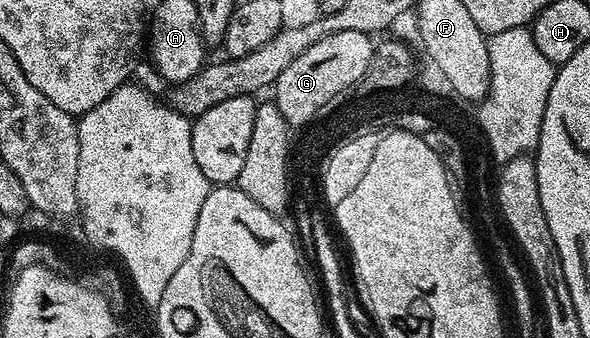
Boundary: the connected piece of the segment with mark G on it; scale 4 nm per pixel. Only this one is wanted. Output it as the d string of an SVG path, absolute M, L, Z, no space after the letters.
M357 31L330 33L330 37L322 37L318 45L310 45L298 61L290 61L286 69L275 81L274 101L278 109L282 109L282 117L286 117L289 126L296 127L298 122L308 119L316 107L320 107L328 96L334 95L341 87L348 86L352 79L364 69L368 61L368 42L373 36Z

